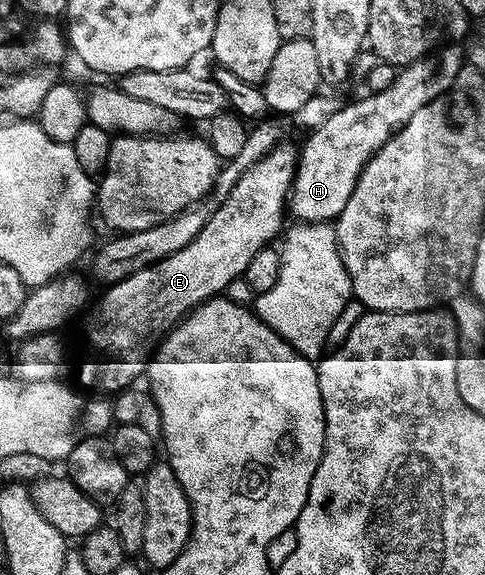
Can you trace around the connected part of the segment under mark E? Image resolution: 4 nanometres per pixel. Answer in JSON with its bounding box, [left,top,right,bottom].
[80,142,299,394]

